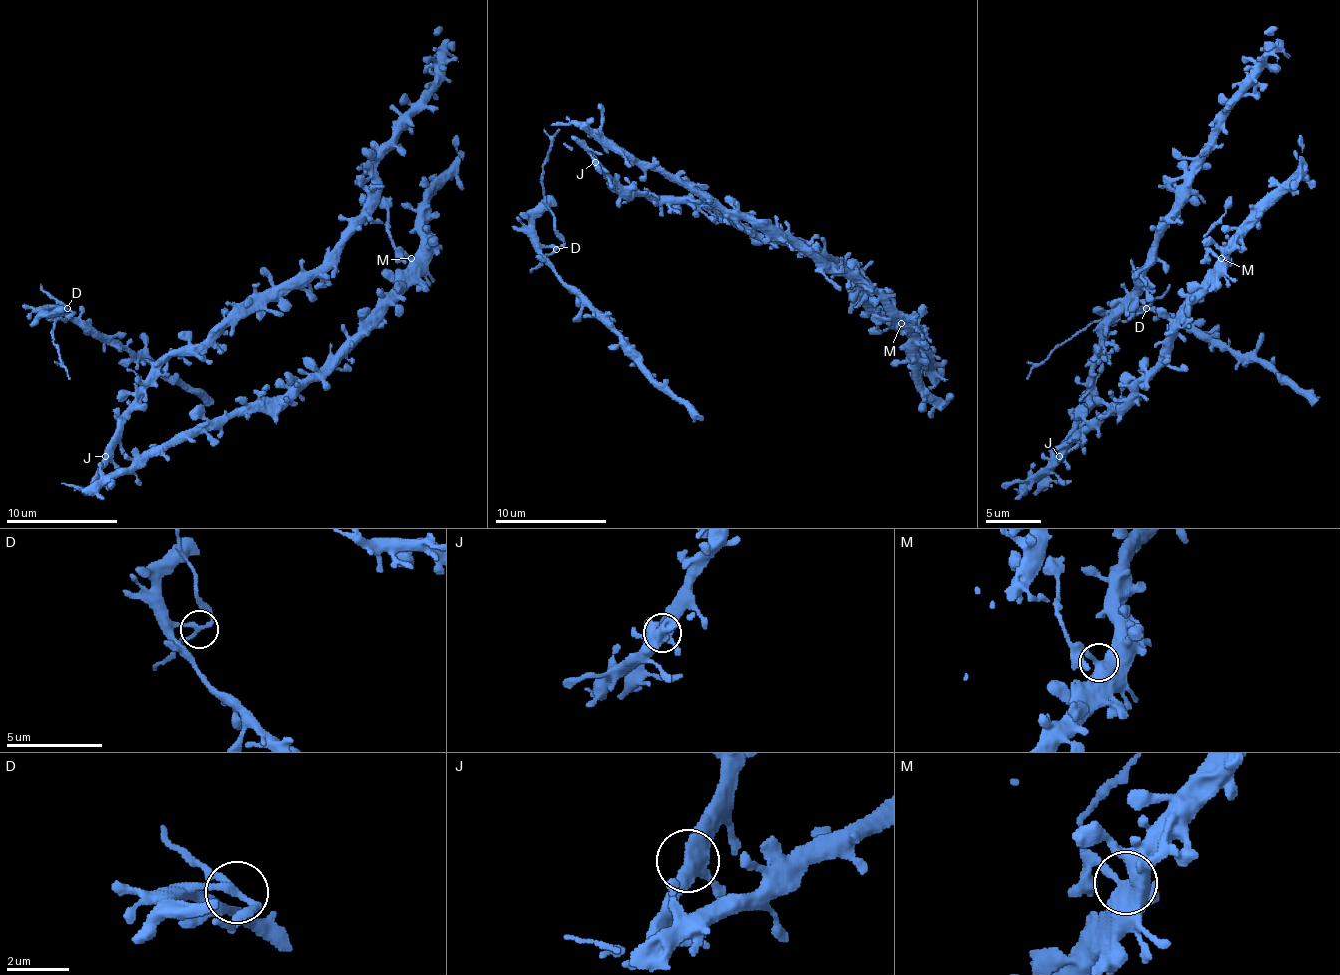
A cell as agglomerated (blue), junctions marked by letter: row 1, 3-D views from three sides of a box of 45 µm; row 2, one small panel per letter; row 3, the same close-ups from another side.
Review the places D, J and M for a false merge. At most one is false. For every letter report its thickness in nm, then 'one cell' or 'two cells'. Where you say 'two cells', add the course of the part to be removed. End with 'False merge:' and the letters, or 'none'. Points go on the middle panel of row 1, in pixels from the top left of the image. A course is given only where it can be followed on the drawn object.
D: 200 nm thick; two cells; foreign part runs (556, 248), (564, 237), (556, 228), (542, 178), (550, 139), (558, 128)
J: 420 nm thick; one cell
M: 440 nm thick; one cell
False merge: D

